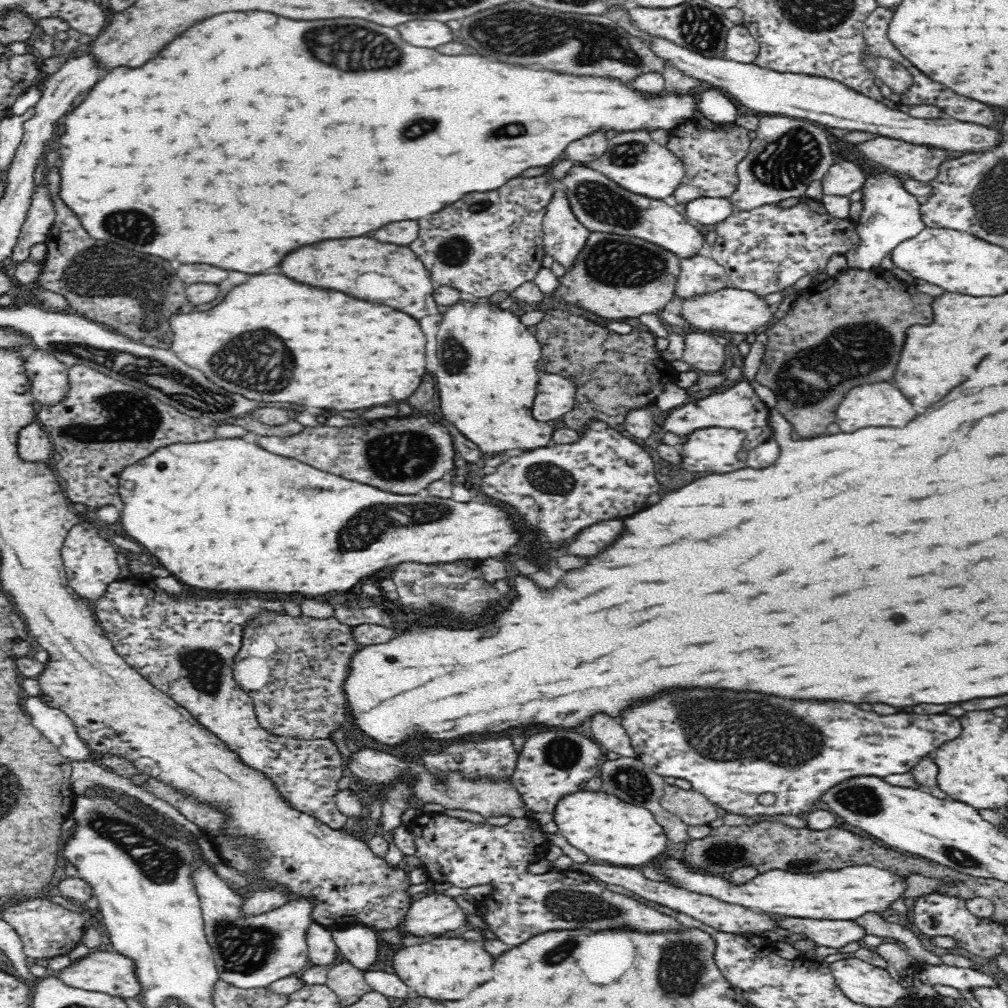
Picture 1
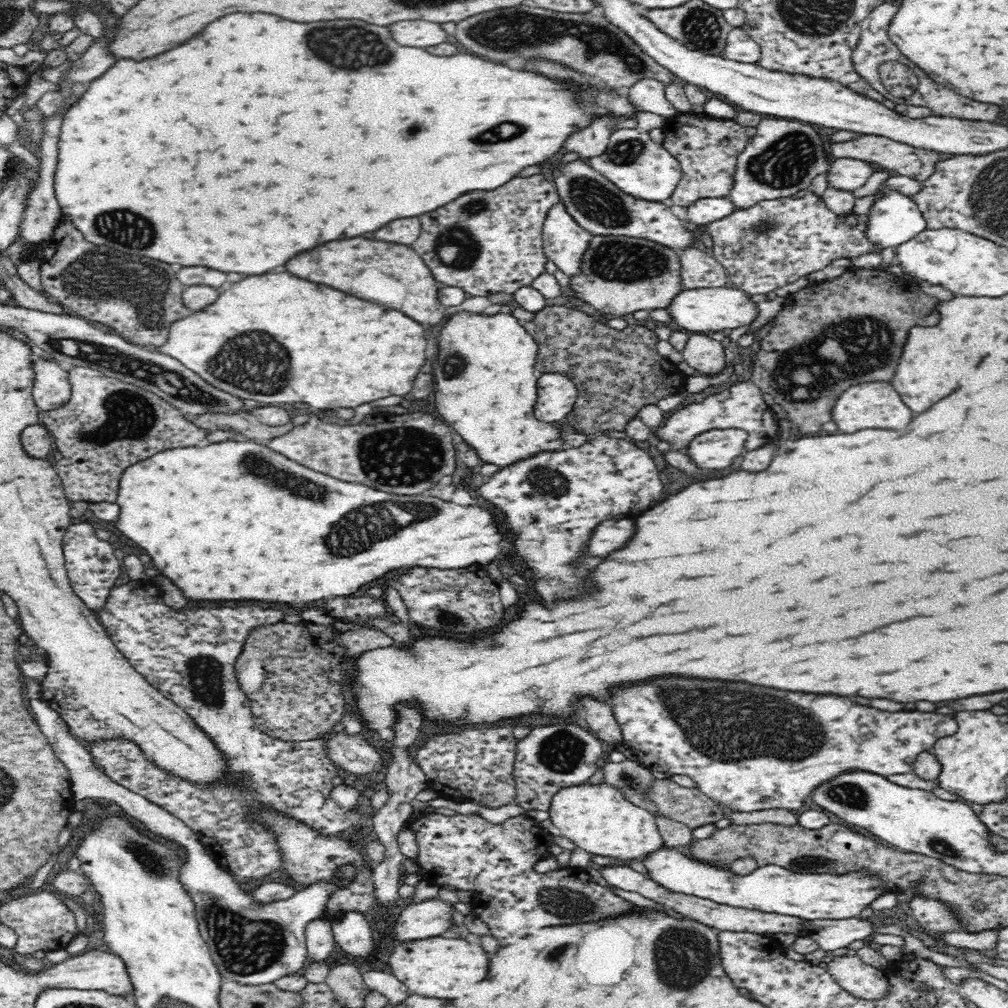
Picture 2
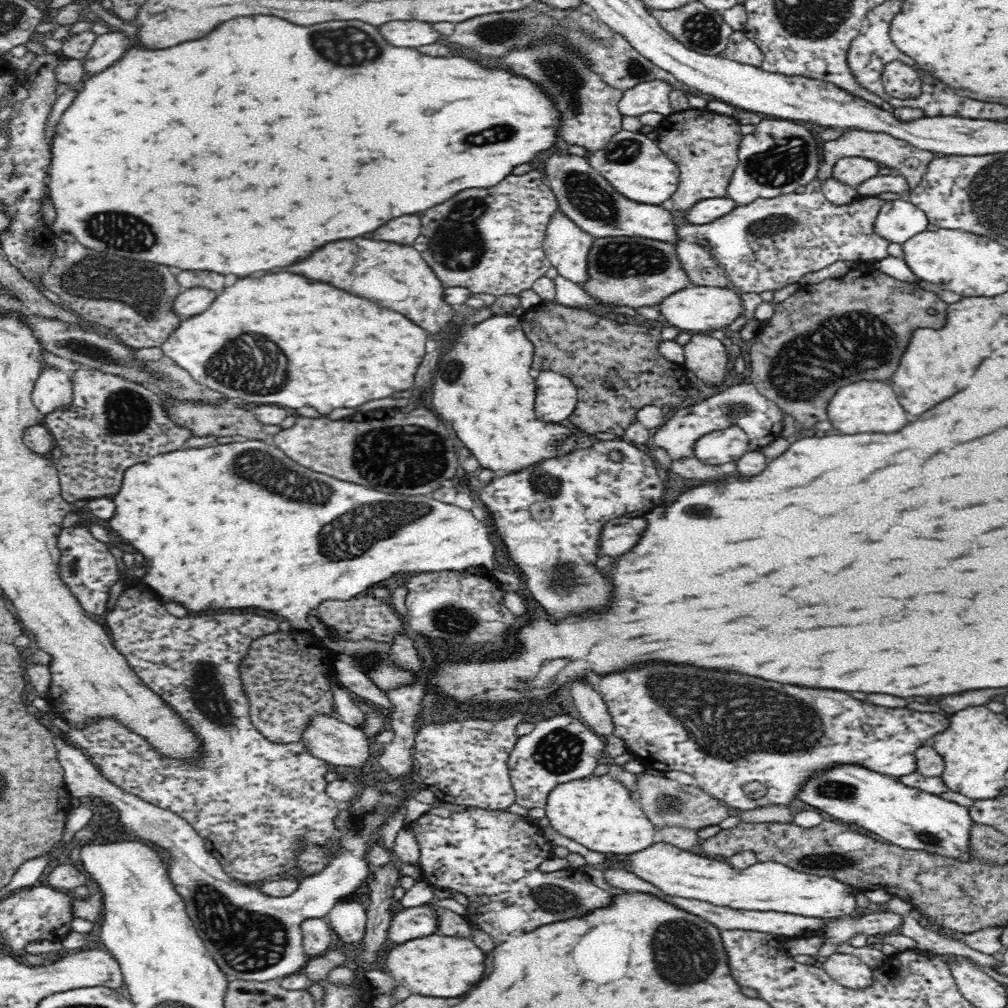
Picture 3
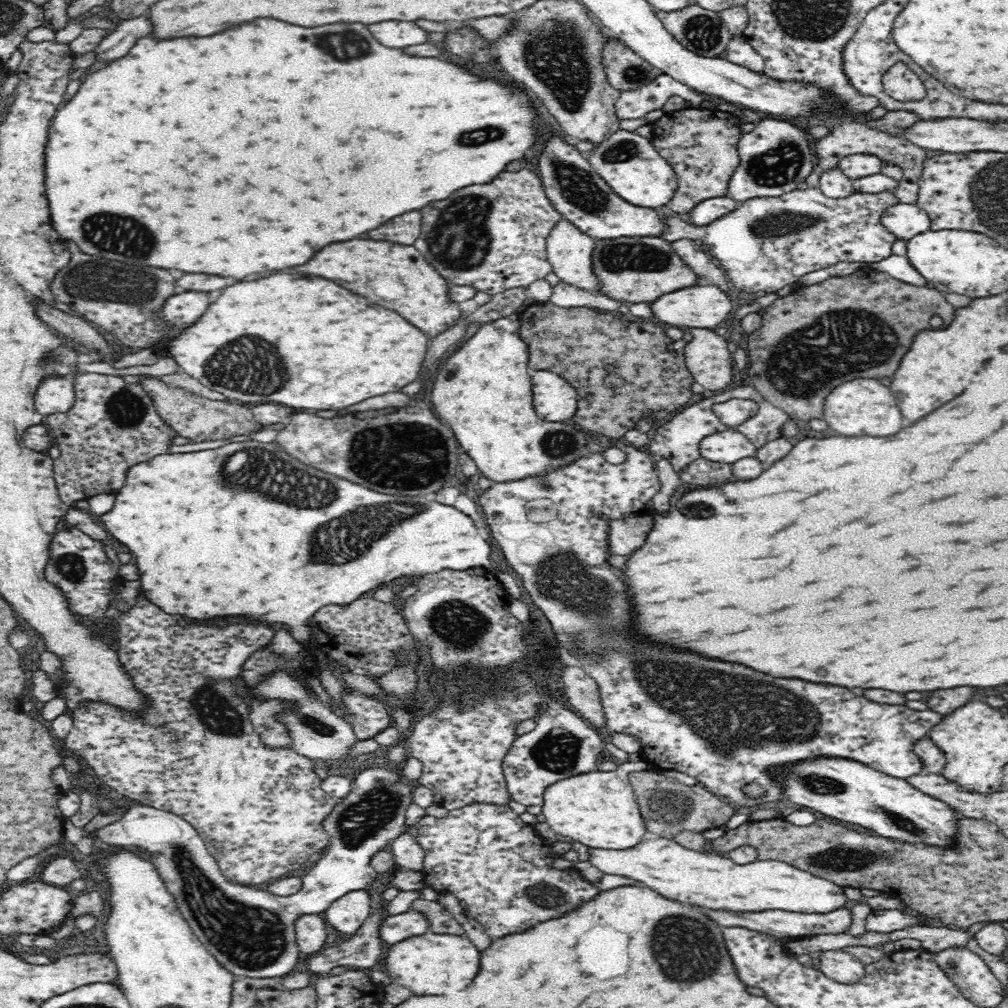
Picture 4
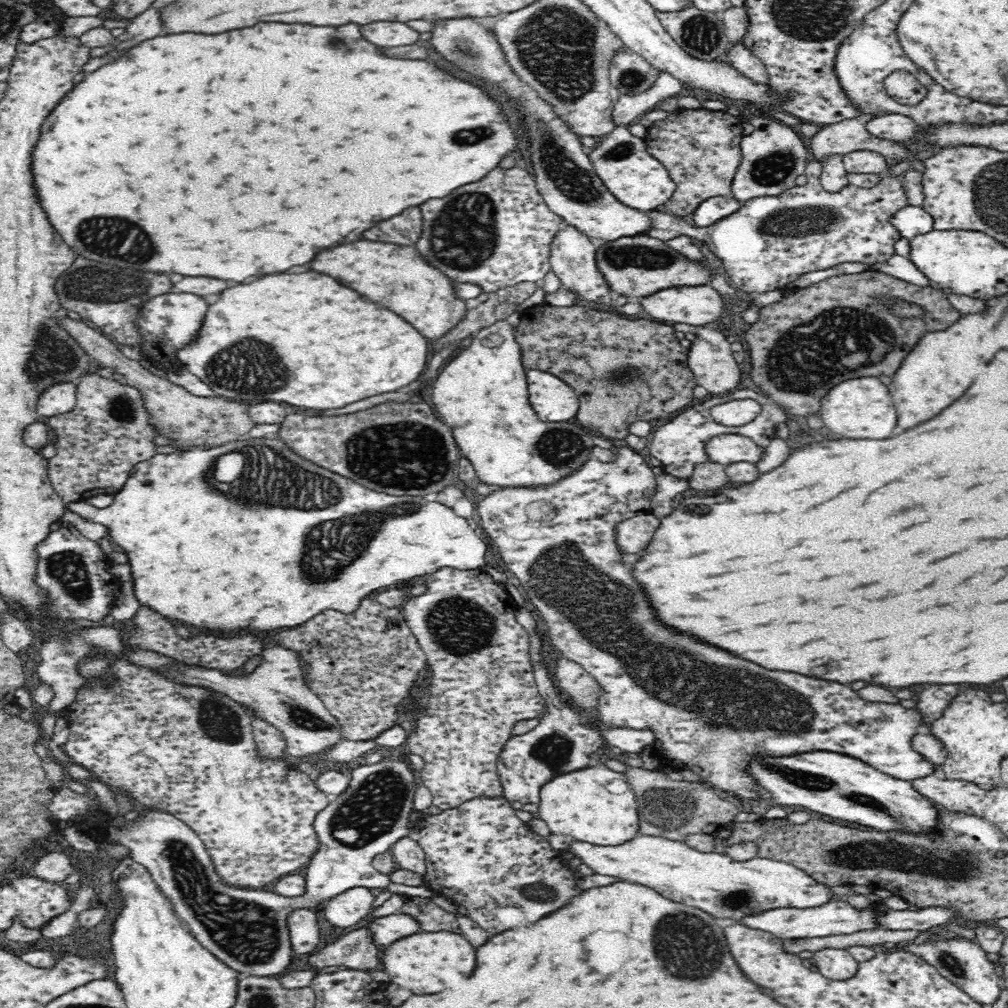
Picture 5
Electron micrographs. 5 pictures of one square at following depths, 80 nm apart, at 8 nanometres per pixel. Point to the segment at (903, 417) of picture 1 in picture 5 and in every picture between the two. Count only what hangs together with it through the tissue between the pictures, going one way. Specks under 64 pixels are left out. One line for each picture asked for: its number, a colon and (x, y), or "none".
2: (869, 405)
3: (869, 405)
4: (861, 407)
5: (863, 407)

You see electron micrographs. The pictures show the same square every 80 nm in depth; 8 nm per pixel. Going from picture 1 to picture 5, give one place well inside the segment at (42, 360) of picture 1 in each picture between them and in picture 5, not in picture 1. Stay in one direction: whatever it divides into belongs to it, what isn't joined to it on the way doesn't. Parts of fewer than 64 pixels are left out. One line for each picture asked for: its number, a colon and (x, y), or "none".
2: (51, 387)
3: (53, 389)
4: (55, 394)
5: (58, 398)

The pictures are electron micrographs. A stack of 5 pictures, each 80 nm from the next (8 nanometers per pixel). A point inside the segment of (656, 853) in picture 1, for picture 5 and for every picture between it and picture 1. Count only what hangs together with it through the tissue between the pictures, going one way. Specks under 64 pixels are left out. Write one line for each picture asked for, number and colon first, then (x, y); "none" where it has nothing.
2: (596, 817)
3: (597, 812)
4: (598, 809)
5: (596, 805)

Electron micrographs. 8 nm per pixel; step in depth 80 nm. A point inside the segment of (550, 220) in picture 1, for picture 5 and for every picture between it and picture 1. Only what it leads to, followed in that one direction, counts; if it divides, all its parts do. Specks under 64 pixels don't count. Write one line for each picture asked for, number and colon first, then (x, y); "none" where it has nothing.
2: (564, 241)
3: (566, 245)
4: (569, 251)
5: (572, 256)

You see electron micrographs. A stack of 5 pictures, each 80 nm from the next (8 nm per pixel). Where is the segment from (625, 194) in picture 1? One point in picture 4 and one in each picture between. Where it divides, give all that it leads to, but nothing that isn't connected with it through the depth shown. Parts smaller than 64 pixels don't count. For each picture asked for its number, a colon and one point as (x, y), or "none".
2: (598, 205)
3: (584, 195)
4: (581, 196)

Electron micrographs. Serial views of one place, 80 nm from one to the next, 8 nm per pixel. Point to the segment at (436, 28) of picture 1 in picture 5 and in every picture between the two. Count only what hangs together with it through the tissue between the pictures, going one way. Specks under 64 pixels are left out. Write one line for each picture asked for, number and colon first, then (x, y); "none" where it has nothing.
2: (418, 33)
3: (408, 34)
4: (395, 34)
5: (388, 34)

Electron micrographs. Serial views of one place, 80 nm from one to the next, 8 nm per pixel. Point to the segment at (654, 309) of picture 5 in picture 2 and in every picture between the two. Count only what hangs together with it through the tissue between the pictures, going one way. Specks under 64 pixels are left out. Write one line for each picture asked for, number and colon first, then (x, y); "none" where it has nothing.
2: (724, 308)
3: (695, 309)
4: (702, 306)

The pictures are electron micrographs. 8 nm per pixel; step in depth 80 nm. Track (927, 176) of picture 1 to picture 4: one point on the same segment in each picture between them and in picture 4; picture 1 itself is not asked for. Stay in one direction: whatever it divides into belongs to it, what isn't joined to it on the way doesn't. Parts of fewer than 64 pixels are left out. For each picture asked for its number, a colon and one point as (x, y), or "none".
2: (896, 157)
3: (911, 162)
4: (847, 139)

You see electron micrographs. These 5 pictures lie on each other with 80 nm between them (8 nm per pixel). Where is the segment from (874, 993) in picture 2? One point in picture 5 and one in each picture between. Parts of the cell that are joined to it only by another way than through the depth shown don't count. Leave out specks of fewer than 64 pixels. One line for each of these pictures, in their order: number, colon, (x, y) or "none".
3: (847, 970)
4: (840, 966)
5: (836, 964)

